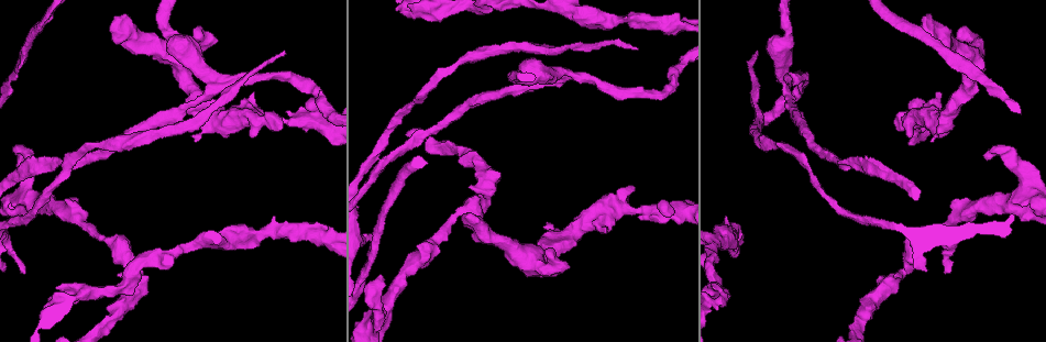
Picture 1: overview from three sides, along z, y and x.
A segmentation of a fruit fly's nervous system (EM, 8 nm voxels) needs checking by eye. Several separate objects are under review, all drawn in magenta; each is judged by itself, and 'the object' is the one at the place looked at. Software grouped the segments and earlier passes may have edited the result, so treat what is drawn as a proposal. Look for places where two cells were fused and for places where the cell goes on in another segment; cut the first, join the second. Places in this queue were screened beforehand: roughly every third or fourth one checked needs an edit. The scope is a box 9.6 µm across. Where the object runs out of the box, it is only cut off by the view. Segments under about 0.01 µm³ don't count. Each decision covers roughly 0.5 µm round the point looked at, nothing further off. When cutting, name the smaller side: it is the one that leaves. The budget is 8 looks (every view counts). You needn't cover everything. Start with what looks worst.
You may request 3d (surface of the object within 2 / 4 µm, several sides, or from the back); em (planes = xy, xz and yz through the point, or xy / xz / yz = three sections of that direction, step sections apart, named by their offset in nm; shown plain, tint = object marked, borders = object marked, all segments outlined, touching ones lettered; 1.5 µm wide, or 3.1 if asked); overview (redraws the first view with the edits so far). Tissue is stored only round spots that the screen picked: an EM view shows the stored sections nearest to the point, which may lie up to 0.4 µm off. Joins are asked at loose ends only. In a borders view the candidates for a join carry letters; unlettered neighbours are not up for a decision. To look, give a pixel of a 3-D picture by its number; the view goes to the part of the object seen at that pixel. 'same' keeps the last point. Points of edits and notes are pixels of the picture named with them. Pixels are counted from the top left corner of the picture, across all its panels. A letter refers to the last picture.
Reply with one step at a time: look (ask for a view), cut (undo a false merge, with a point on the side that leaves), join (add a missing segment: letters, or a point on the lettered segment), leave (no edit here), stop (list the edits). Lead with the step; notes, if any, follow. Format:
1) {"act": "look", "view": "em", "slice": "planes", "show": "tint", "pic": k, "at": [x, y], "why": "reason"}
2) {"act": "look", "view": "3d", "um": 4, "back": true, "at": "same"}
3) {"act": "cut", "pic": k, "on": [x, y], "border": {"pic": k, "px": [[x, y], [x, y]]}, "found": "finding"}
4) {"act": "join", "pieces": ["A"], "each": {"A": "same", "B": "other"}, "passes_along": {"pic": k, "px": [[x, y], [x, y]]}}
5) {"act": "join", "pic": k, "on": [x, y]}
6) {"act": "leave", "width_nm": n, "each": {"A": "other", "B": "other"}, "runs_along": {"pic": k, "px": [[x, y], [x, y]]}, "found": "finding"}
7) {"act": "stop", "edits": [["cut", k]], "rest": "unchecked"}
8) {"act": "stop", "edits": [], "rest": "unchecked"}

{"act": "look", "view": "3d", "um": 2, "pic": 1, "at": [637, 48], "why": "long arm stops here"}

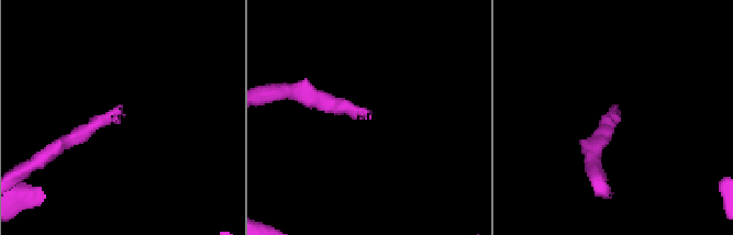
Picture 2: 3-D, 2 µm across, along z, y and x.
{"act": "look", "view": "em", "slice": "yz", "step": 8, "show": "tint", "pic": 2, "at": [614, 110]}

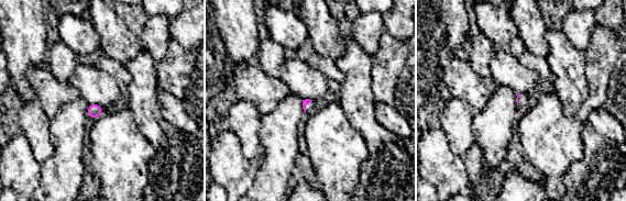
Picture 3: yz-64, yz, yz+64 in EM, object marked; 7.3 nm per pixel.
{"act": "look", "view": "em", "slice": "planes", "show": "borders", "at": "same", "why": "cut it another way"}

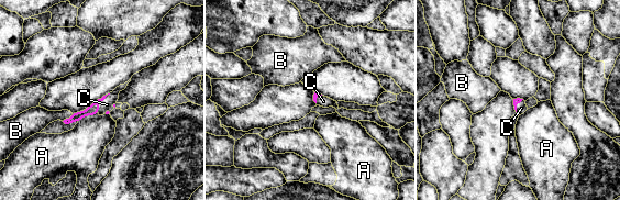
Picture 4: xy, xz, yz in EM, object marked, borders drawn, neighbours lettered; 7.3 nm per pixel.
{"act": "join", "pieces": ["C"], "each": {"A": "other", "B": "other", "C": "same"}, "passes_along": {"pic": 4, "px": [[93, 108], [99, 102], [107, 104]]}, "found": "the cell continues"}

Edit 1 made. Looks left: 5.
{"act": "look", "view": "overview"}

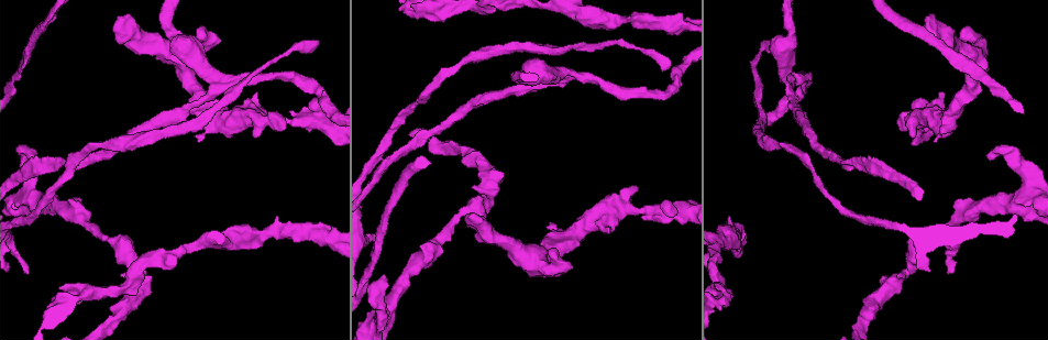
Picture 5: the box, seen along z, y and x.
{"act": "look", "view": "em", "slice": "planes", "show": "borders", "pic": 5, "at": [225, 80], "why": "abrupt turn"}

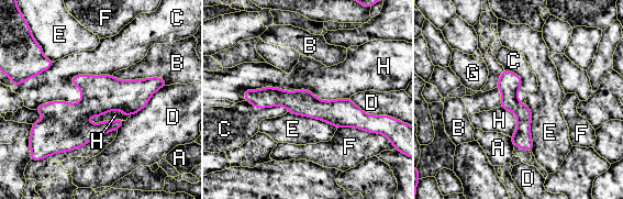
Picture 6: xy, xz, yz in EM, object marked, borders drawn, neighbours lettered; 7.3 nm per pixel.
{"act": "leave", "each": {"A": "other", "B": "other", "C": "other", "D": "other", "E": "other", "F": "other", "G": "other", "H": "other"}, "border": {"pic": 6, "px": [[288, 111], [321, 119], [337, 128]]}, "found": "one cell here"}

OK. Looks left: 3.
{"act": "look", "view": "3d", "um": 4, "pic": 5, "at": [404, 7], "why": "closes a loop"}

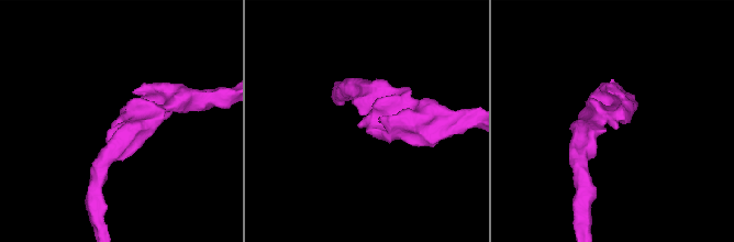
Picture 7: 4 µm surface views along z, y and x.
{"act": "look", "view": "em", "slice": "planes", "show": "tint", "pic": 7, "at": [366, 124], "why": "need the tissue"}

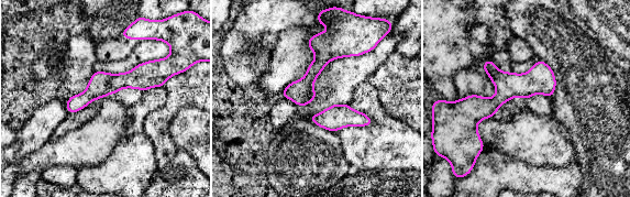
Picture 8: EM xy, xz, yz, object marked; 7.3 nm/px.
{"act": "look", "view": "em", "slice": "planes", "show": "borders", "at": "same"}

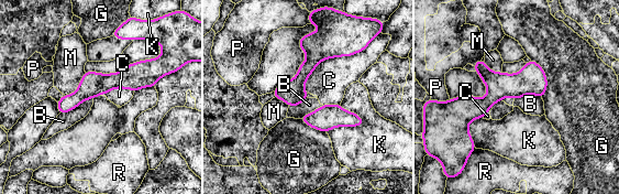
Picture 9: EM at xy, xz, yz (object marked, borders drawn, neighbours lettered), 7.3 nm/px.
{"act": "leave", "width_nm": 180, "each": {"B": "other", "C": "other", "G": "other", "K": "other", "M": "other", "P": "other", "R": "other"}, "border": {"pic": 9, "px": [[92, 97], [59, 114]]}, "found": "all the same cell"}

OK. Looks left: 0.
{"act": "stop", "edits": [["join", 4]], "rest": "unchecked"}

